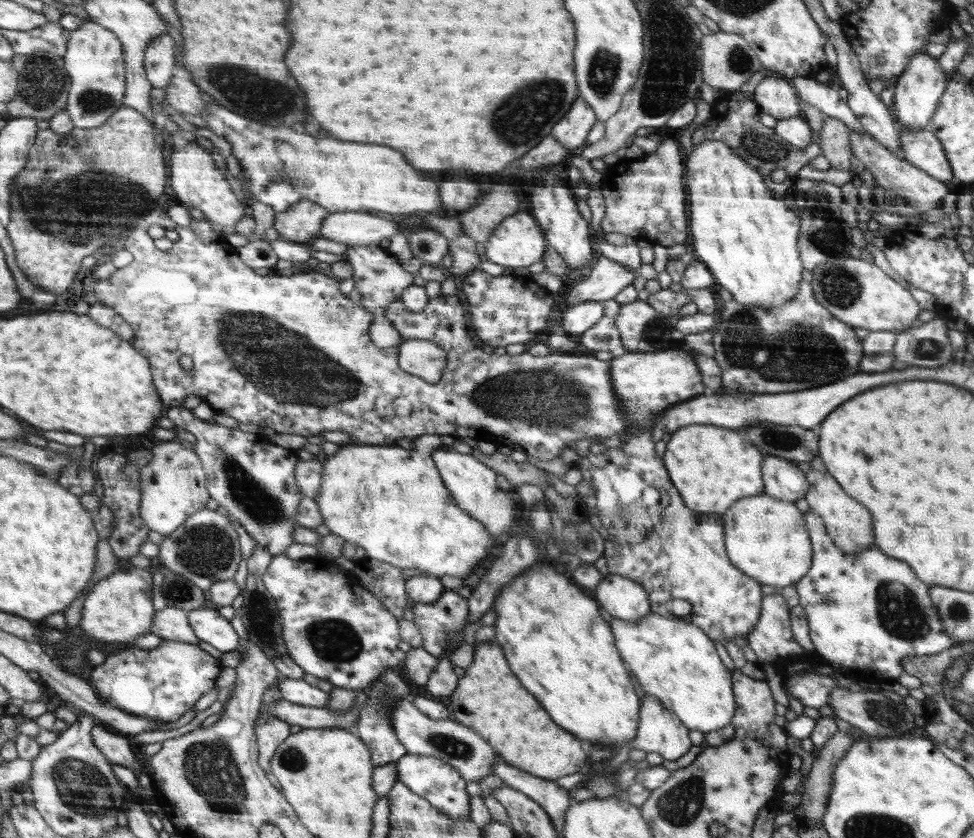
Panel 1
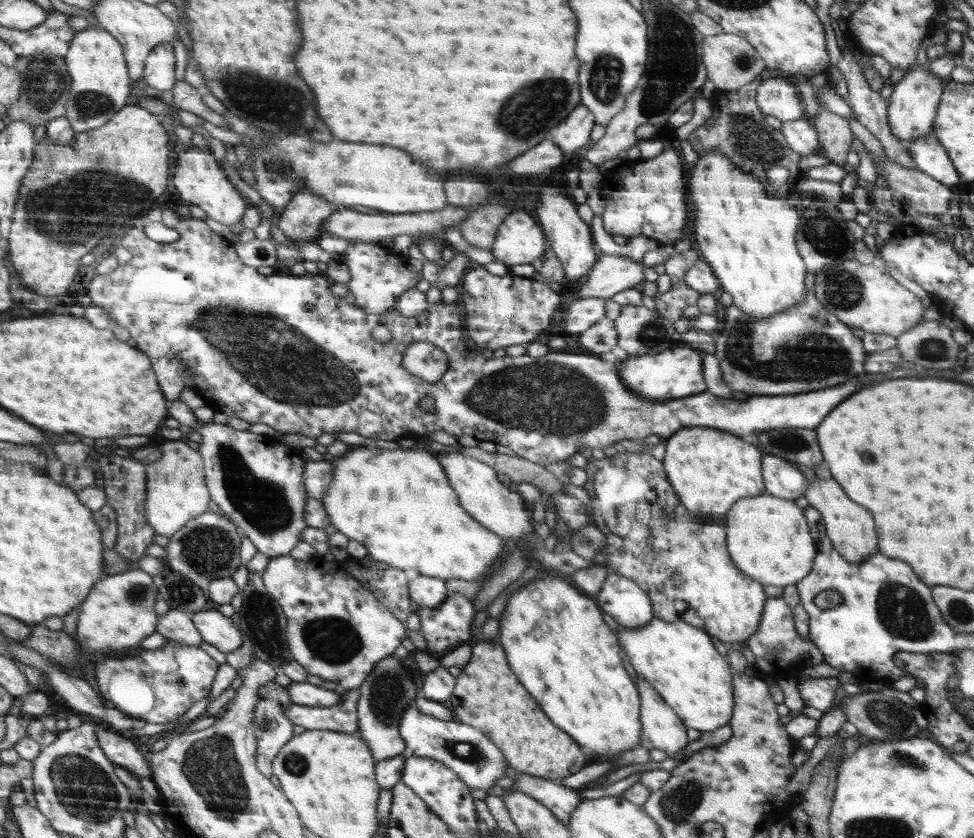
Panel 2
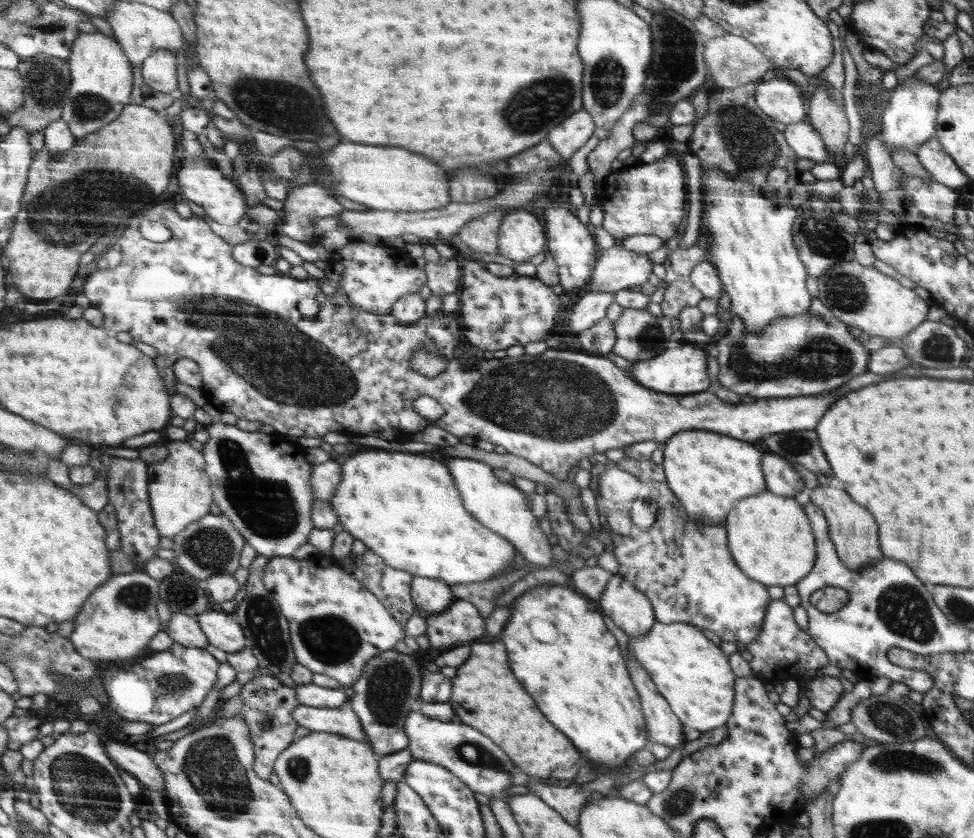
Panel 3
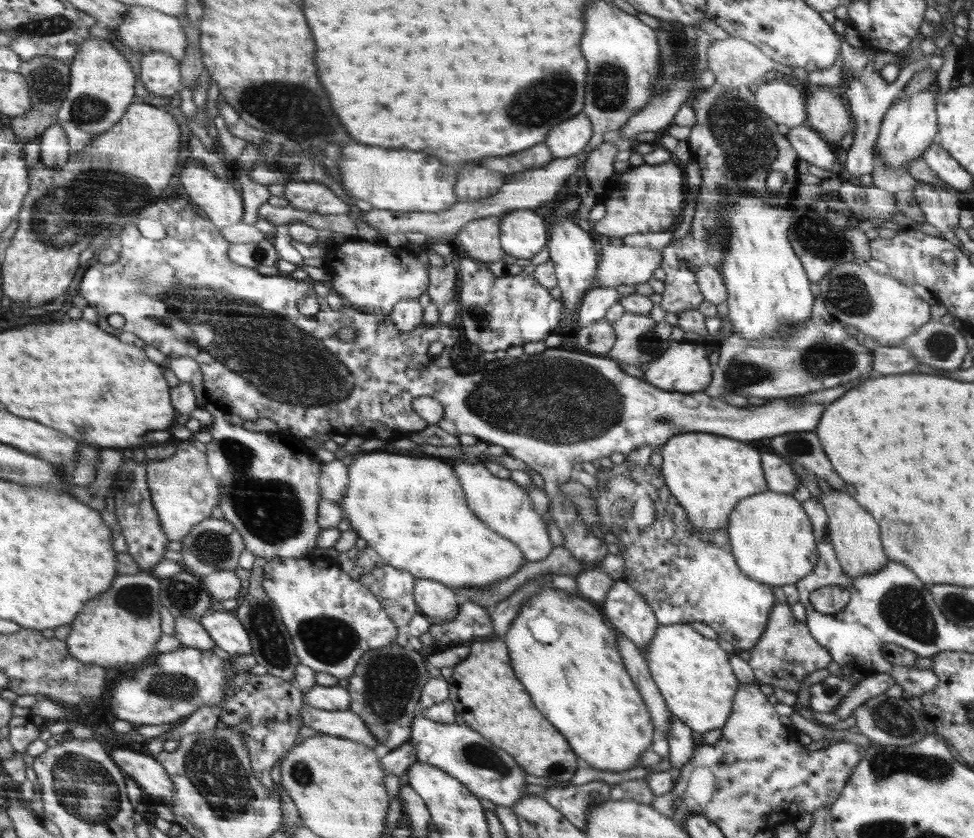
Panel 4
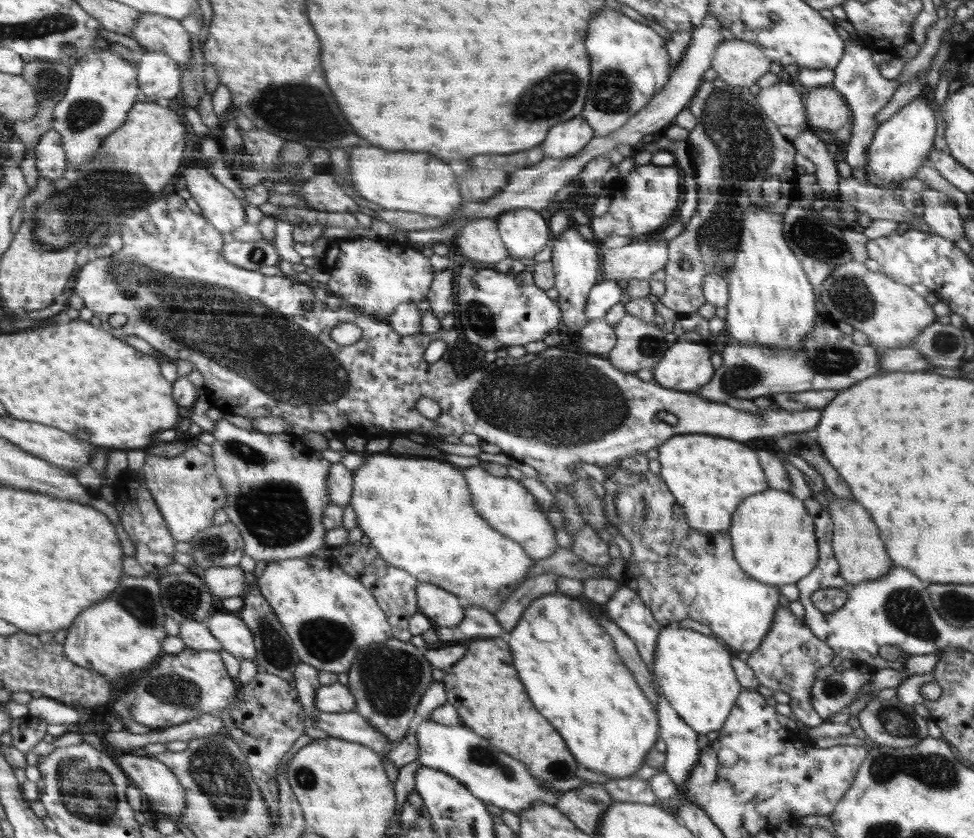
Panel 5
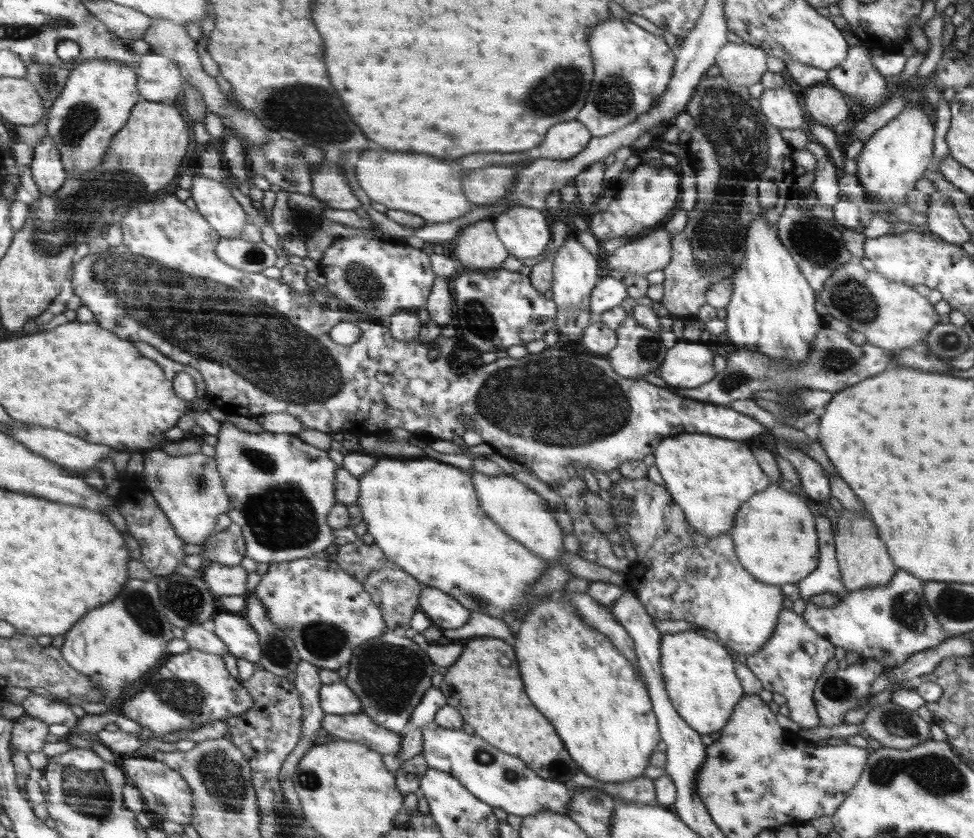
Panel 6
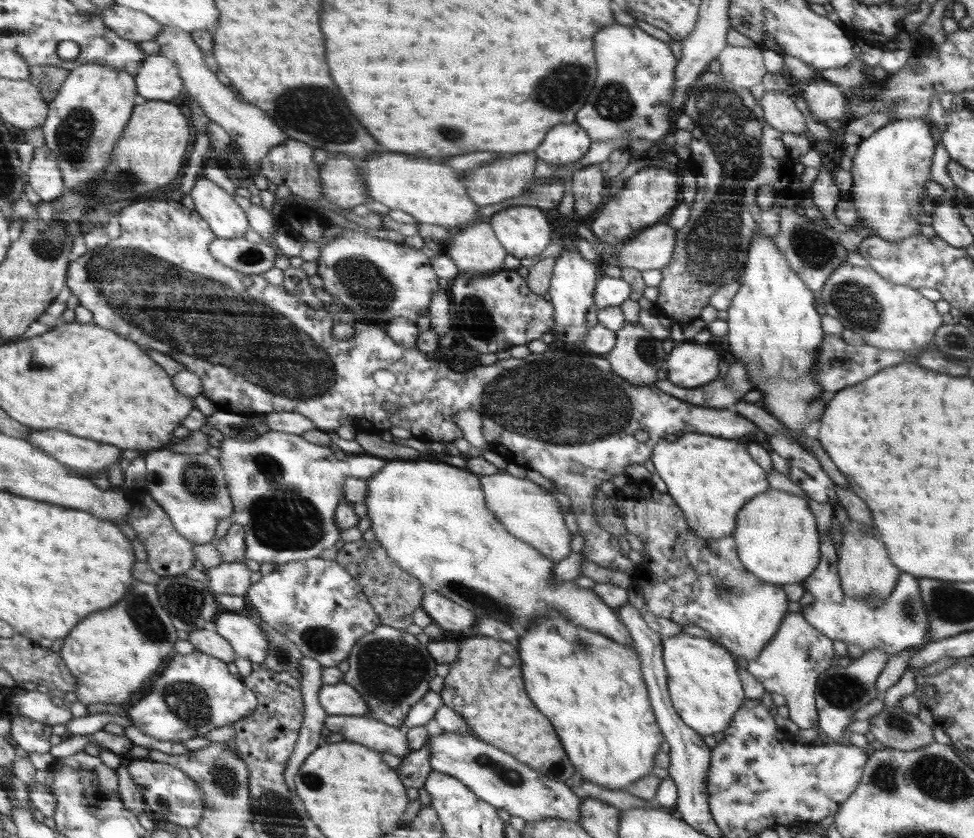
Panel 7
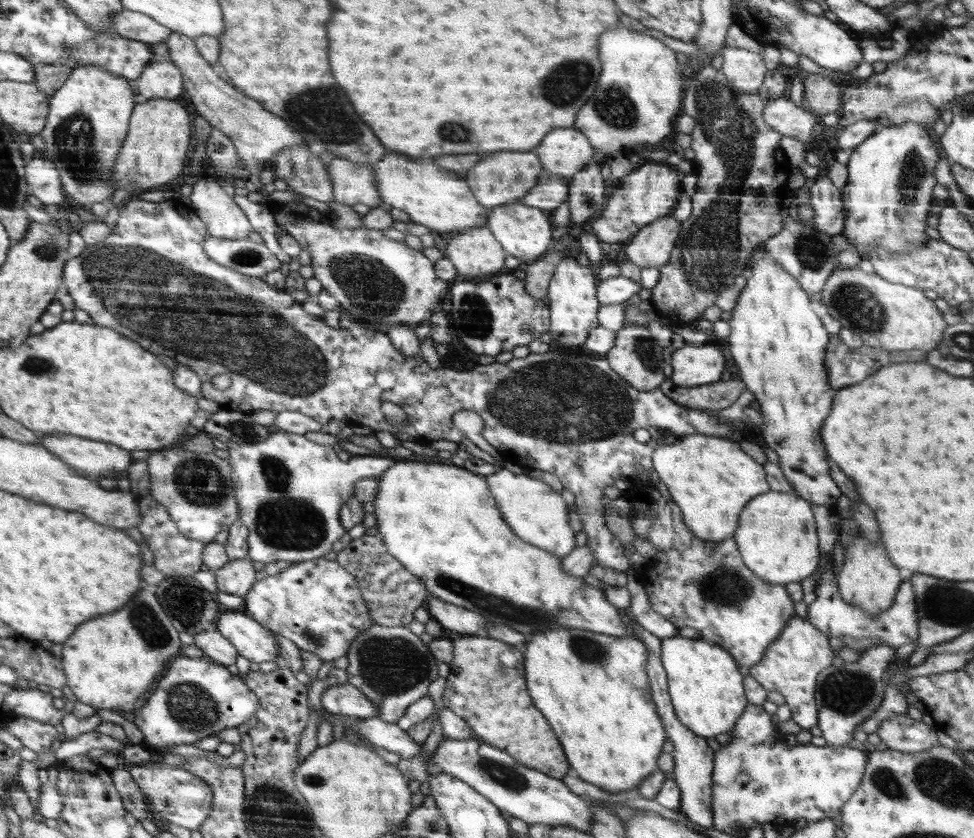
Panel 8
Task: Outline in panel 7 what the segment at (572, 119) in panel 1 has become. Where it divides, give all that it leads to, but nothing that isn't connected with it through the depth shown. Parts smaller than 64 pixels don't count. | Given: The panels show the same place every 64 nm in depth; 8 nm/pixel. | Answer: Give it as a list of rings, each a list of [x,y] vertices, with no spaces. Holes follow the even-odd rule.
[[[574,121],[552,128],[532,153],[552,165],[564,167],[584,157],[591,148],[591,142],[588,131]]]

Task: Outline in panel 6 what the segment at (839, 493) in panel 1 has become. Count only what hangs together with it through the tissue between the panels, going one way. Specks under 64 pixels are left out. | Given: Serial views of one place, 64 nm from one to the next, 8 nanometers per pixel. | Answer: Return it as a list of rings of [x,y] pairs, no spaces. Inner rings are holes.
[[[846,507],[837,514],[838,525],[834,535],[836,546],[836,558],[839,564],[840,574],[844,587],[850,592],[866,587],[886,585],[896,573],[895,562],[888,556],[884,542],[876,534],[874,522],[868,518],[868,514],[856,514]]]

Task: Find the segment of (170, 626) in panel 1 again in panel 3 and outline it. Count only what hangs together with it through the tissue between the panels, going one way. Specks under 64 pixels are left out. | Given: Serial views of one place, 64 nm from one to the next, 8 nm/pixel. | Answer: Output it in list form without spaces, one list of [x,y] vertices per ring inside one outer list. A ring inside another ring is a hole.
[[[173,613],[168,623],[168,634],[184,646],[205,649],[210,644],[208,634],[202,630],[199,619],[182,613]]]

